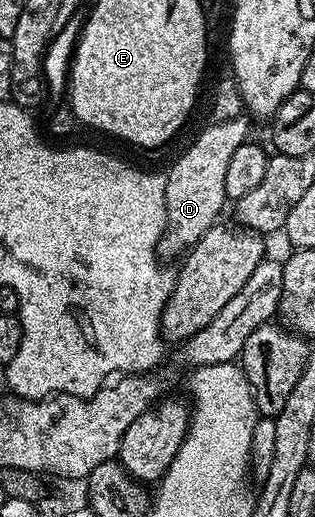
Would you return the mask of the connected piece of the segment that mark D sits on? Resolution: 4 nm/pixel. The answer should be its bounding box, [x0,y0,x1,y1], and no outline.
[157,114,250,262]

